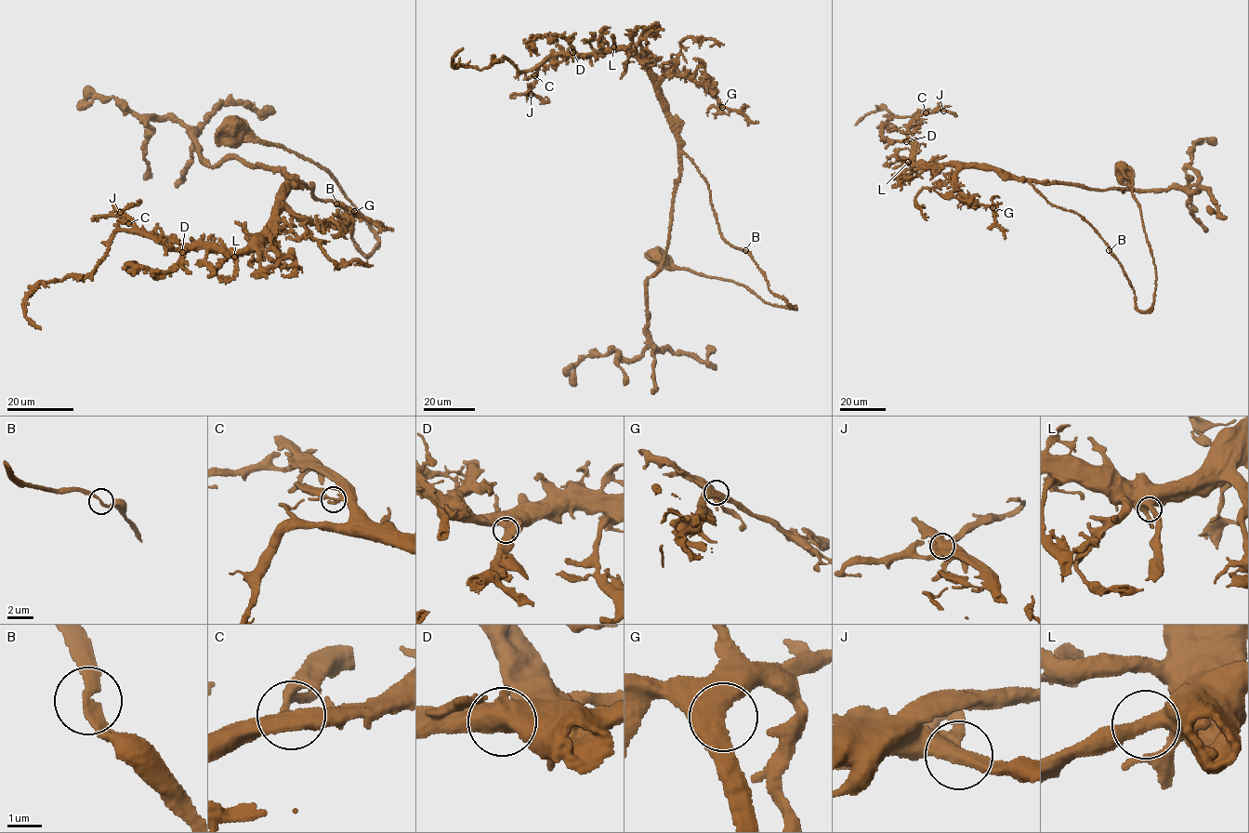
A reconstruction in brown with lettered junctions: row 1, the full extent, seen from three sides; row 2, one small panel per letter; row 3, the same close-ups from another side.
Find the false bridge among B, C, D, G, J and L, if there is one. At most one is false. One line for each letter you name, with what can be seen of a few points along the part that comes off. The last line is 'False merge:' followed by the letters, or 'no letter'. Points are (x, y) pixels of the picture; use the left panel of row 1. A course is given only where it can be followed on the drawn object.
False merge: no letter

